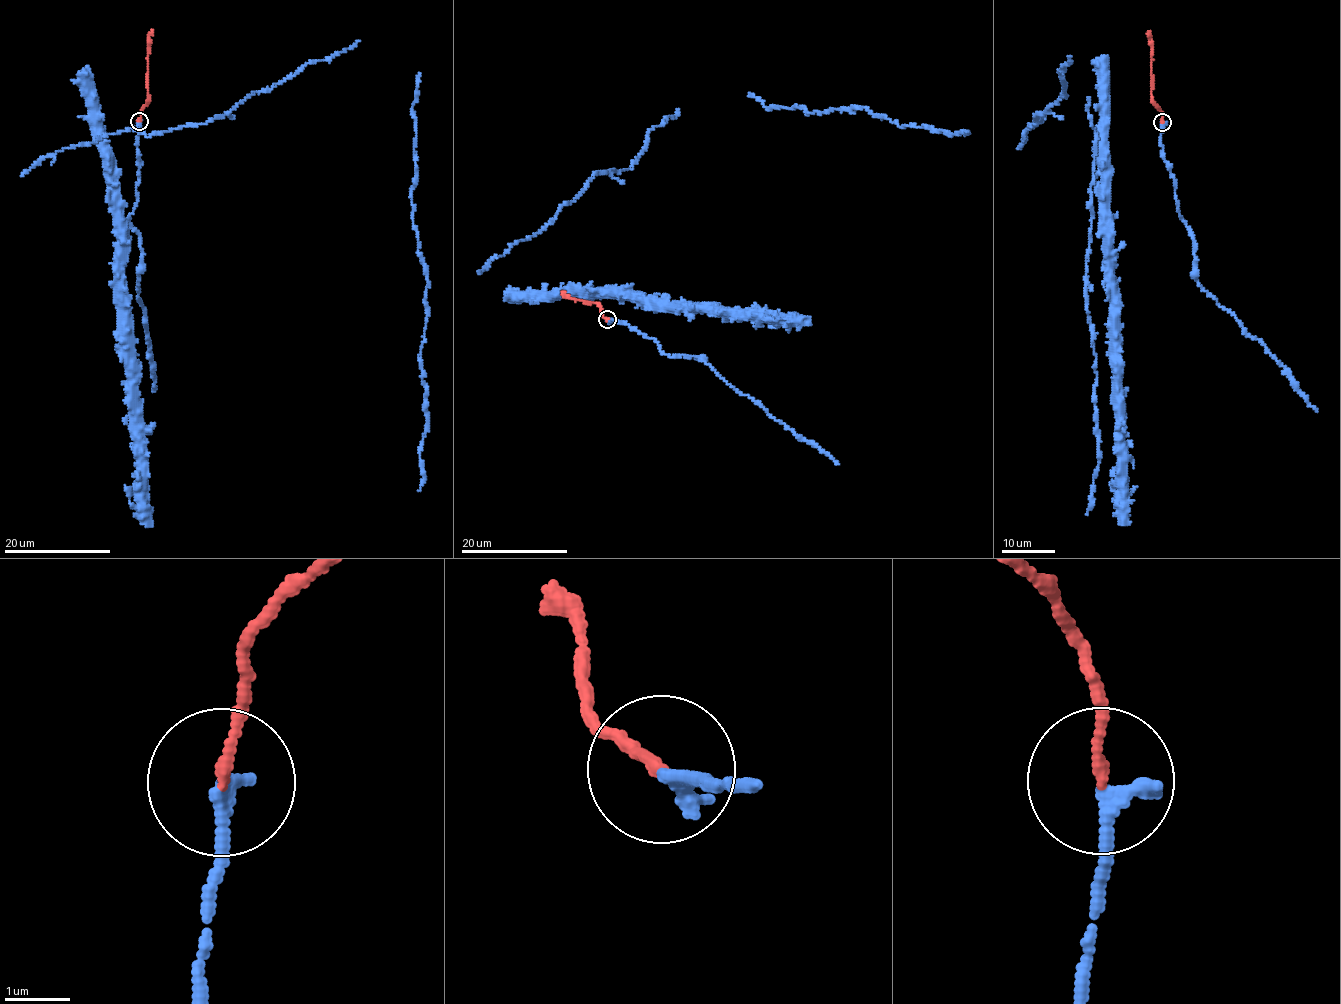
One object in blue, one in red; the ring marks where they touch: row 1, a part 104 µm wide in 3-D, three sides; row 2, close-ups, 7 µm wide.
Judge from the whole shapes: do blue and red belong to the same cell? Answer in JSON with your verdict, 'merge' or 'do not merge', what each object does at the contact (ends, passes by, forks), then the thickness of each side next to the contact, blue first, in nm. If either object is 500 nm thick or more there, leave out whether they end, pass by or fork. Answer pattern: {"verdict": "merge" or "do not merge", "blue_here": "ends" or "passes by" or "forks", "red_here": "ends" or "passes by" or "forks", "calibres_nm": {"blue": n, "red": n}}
{"verdict": "merge", "blue_here": "ends", "red_here": "ends", "calibres_nm": {"blue": 260, "red": 140}}

